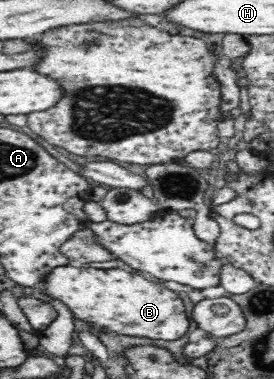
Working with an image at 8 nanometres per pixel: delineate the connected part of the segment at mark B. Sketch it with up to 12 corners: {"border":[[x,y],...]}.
{"border":[[59,266],[43,293],[108,332],[174,341],[184,303],[124,269]]}

